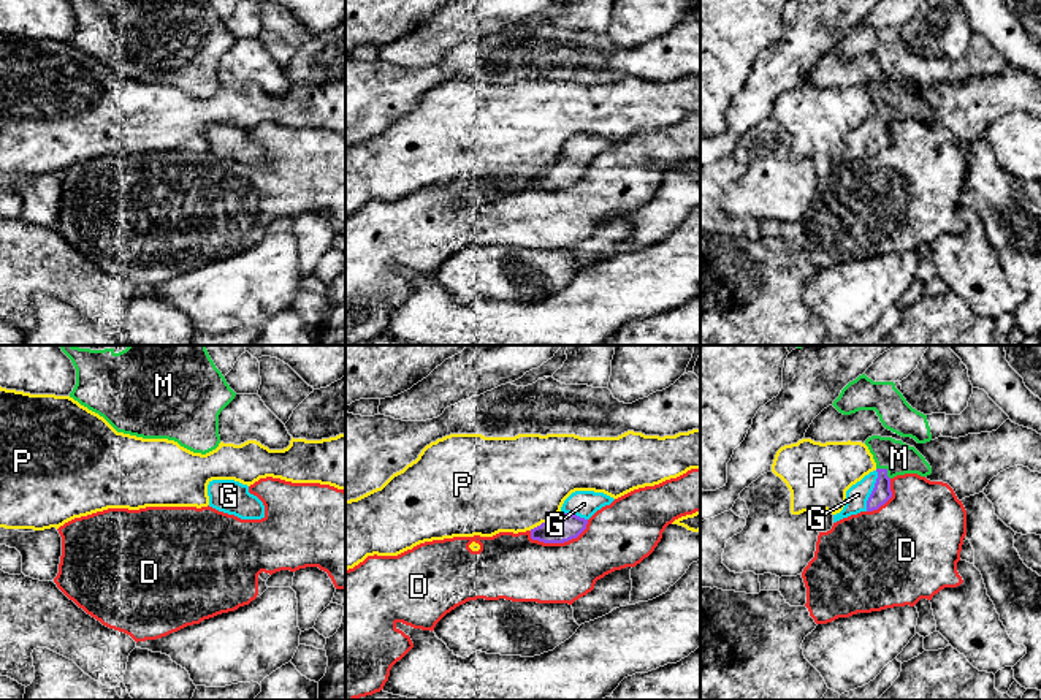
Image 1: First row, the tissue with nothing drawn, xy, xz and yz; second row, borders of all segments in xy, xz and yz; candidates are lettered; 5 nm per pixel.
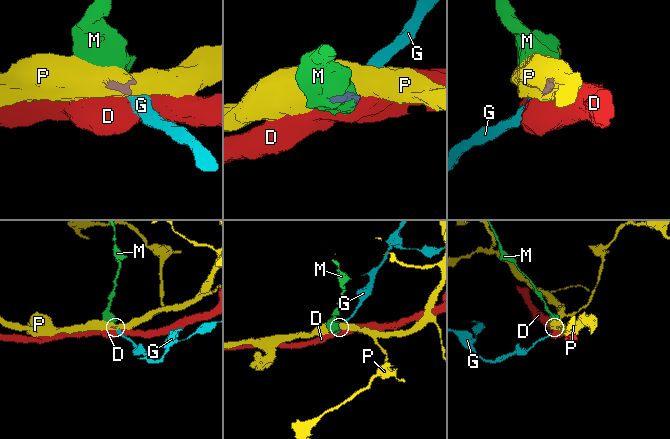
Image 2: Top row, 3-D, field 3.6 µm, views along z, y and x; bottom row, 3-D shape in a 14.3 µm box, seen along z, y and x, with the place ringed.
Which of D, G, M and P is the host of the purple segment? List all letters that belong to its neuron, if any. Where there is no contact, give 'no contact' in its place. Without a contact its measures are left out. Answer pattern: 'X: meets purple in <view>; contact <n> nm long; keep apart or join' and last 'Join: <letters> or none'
D: meets purple in xz; contact 320 nm long; keep apart
G: meets purple in yz; contact 220 nm long; join
M: meets purple in yz; contact 90 nm long; join
P: meets purple in xz; contact 190 nm long; keep apart
Join: G, M

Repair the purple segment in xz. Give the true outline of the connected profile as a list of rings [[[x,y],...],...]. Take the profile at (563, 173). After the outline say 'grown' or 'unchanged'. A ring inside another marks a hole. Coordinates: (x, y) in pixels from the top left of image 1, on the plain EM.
[[[575,136],[562,149],[556,163],[531,174],[531,184],[543,188],[564,188],[577,184],[588,165],[615,144],[594,136]]]; grown

